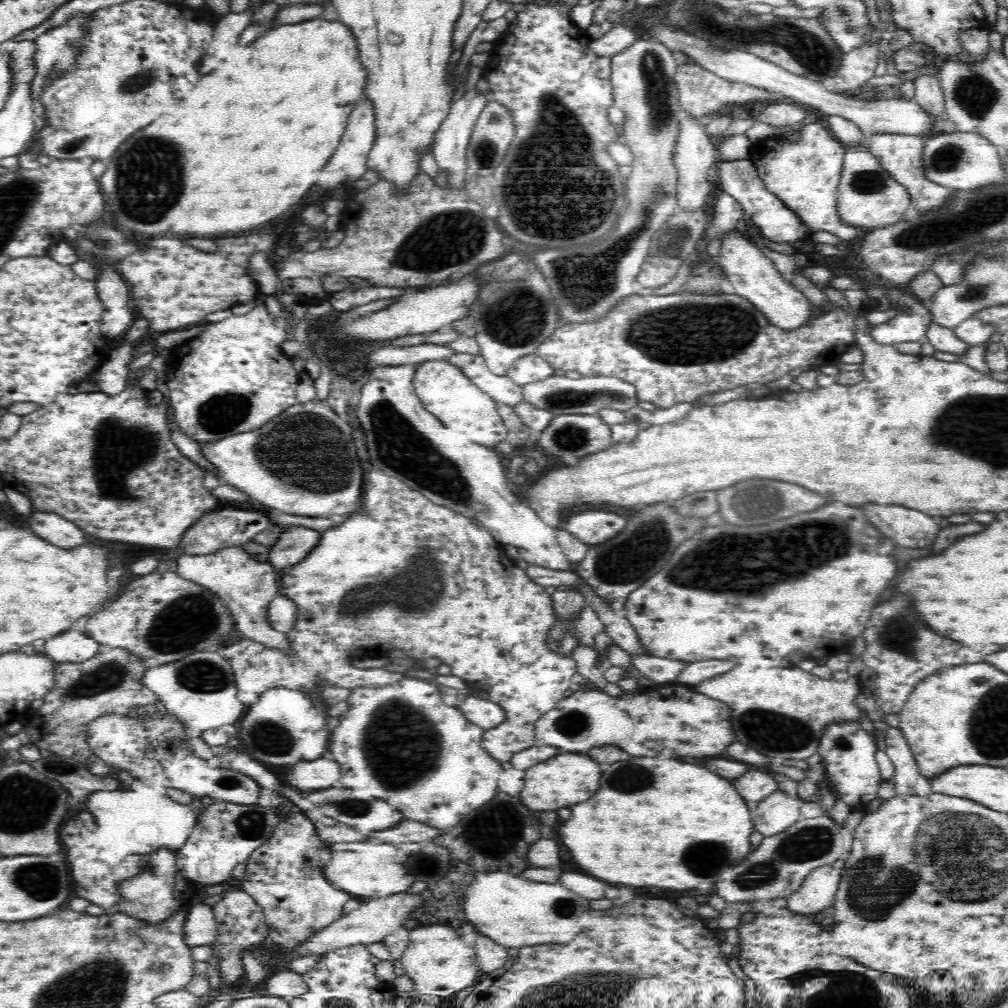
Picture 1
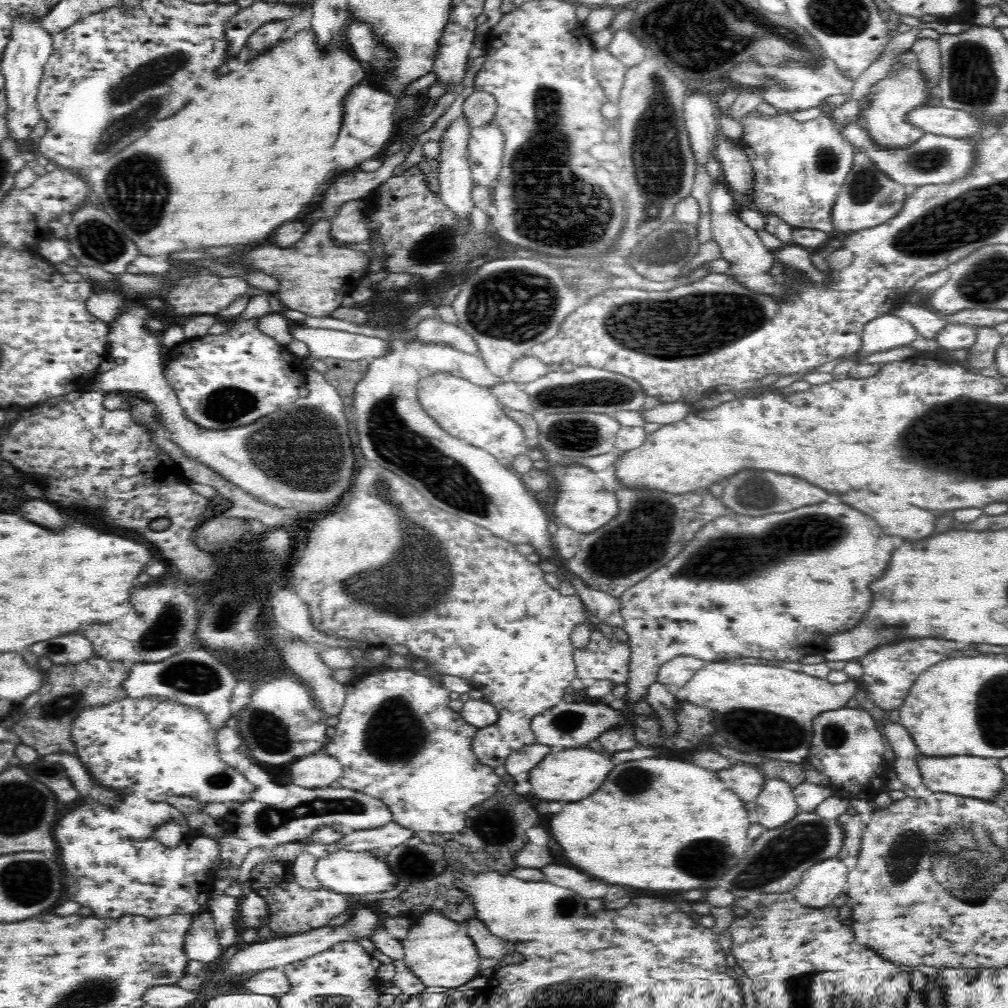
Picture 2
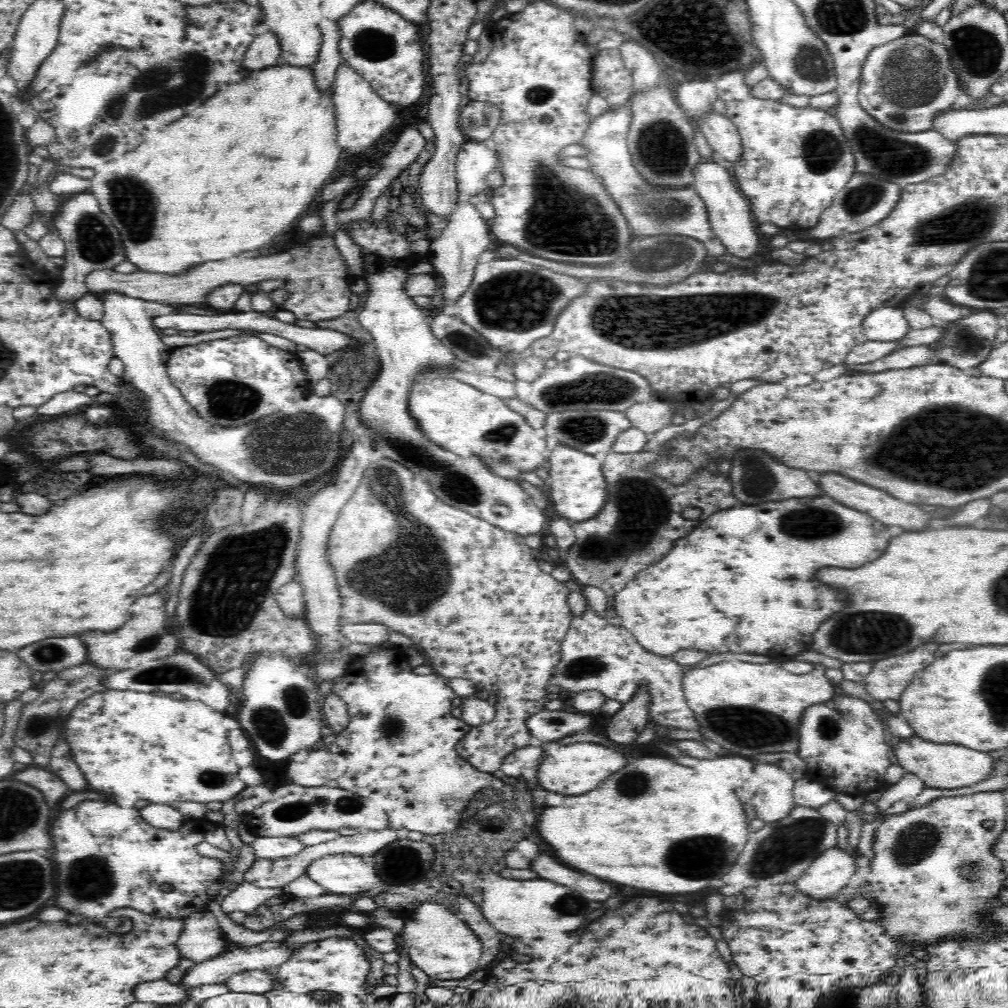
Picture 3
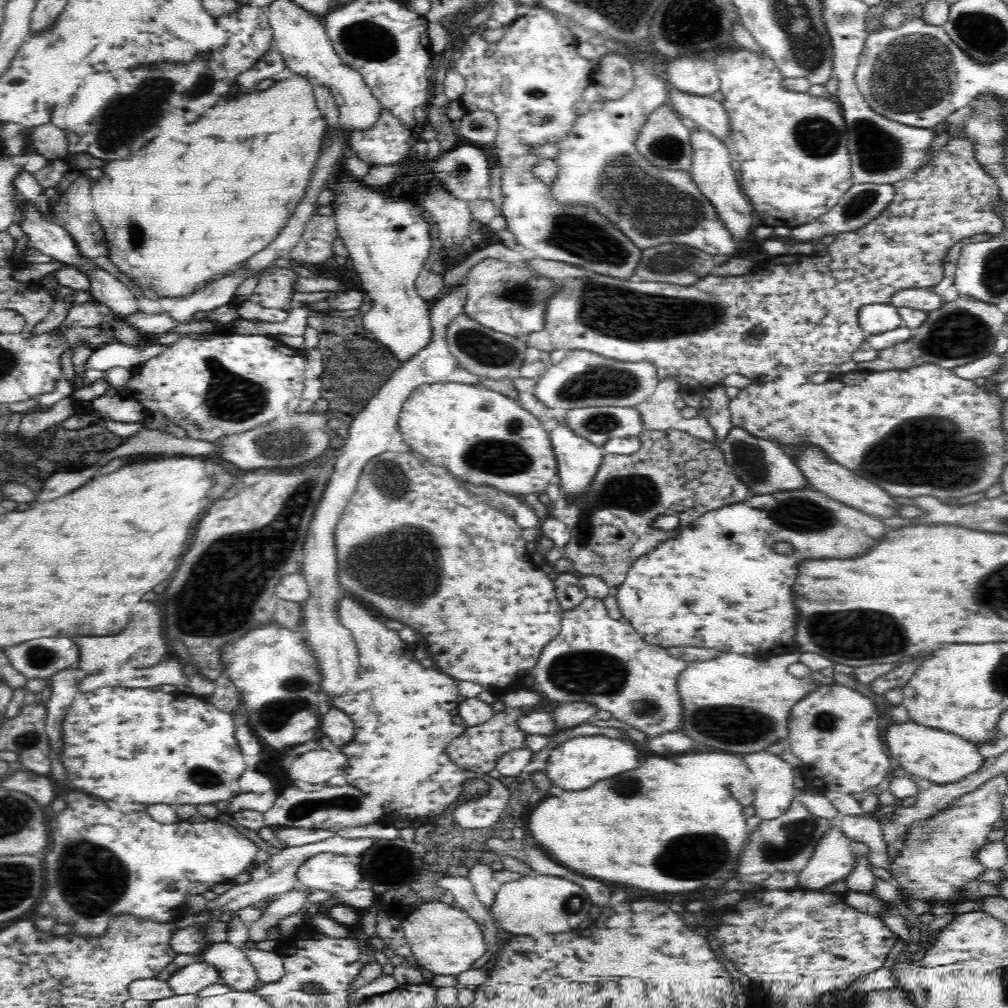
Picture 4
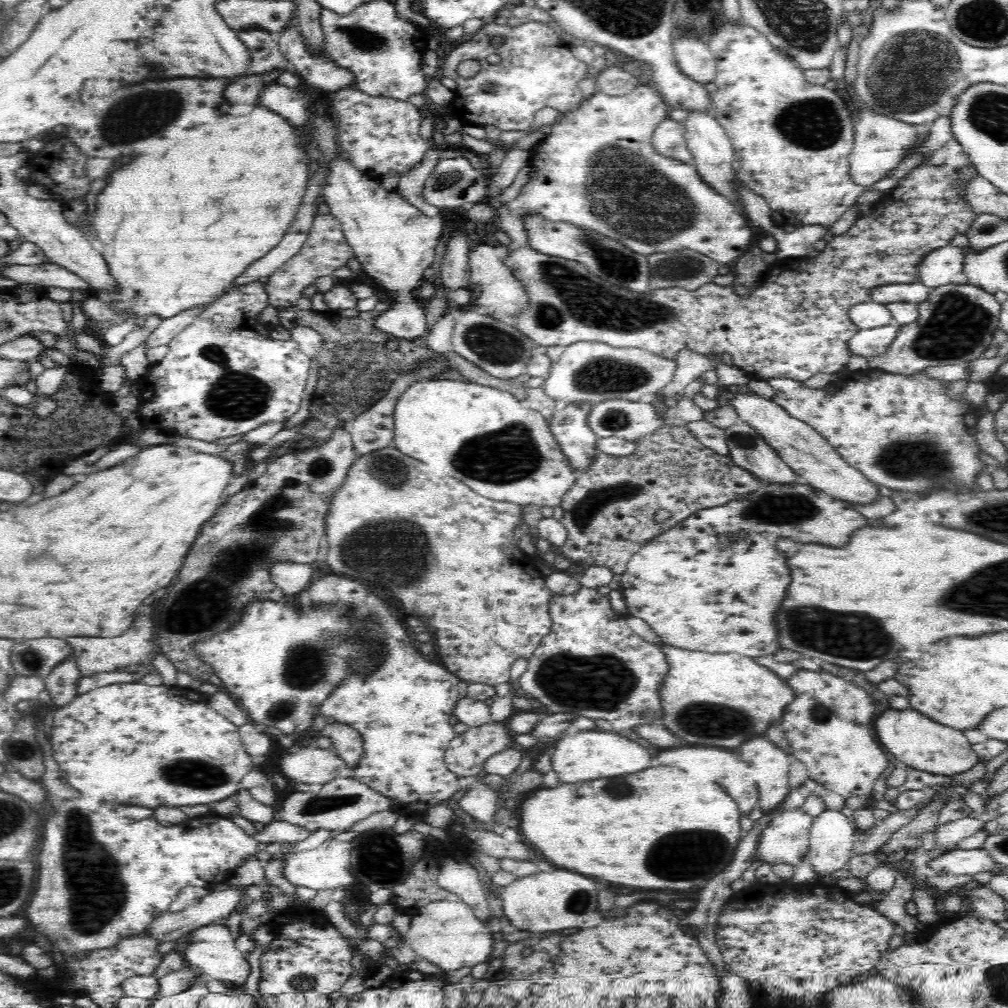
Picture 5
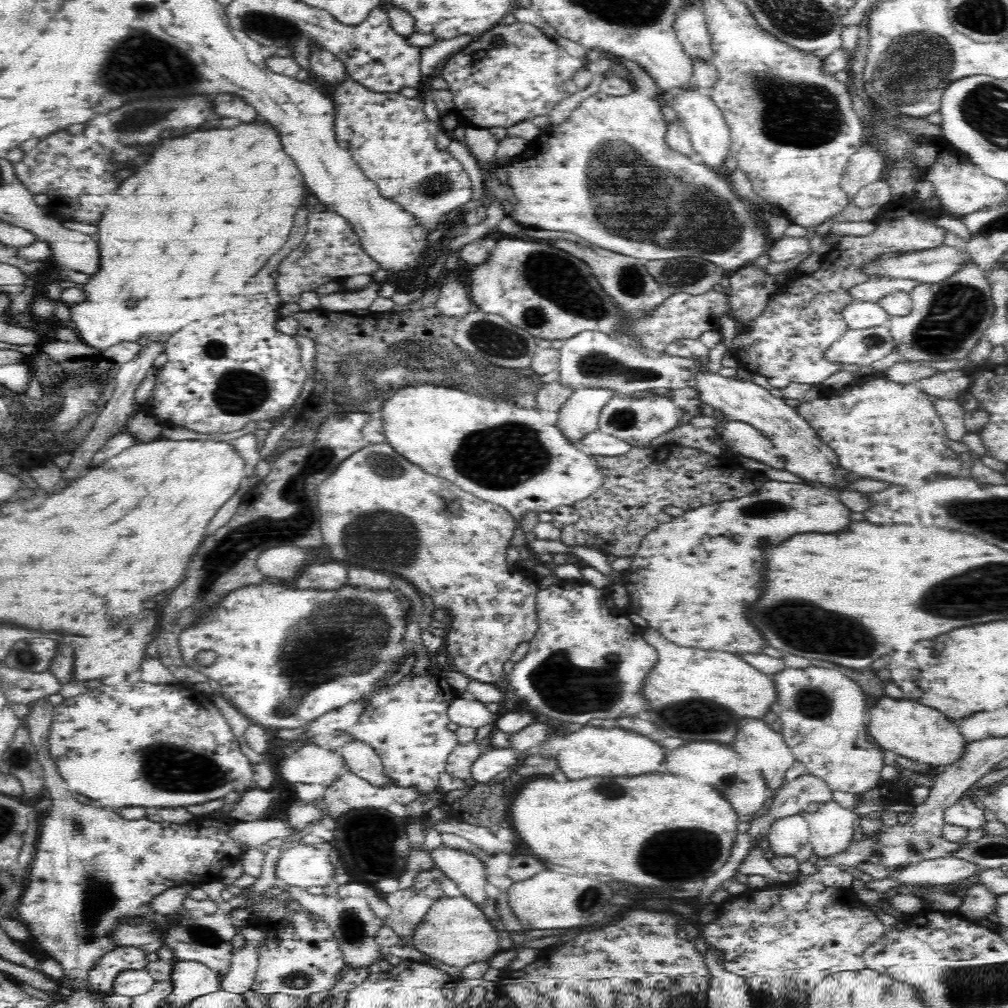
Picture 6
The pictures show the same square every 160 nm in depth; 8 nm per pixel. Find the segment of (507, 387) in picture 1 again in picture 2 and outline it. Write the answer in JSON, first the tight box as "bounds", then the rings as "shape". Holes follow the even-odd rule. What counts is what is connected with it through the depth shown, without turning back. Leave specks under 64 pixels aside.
{"bounds":[352,340,554,560],"shape":[[[387,340],[389,349],[386,354],[373,358],[369,363],[367,376],[358,382],[353,398],[352,423],[358,432],[358,446],[363,456],[376,462],[383,469],[388,469],[402,477],[410,485],[416,487],[430,504],[476,523],[490,530],[496,536],[514,544],[528,543],[535,547],[535,552],[542,560],[548,560],[554,552],[552,536],[548,532],[548,516],[534,500],[534,494],[524,488],[524,483],[512,467],[502,466],[495,456],[481,447],[448,434],[422,408],[417,397],[417,384],[425,377],[444,372],[458,378],[464,378],[478,386],[490,388],[493,384],[508,381],[506,377],[498,377],[490,373],[487,364],[481,356],[466,354],[451,346],[438,343],[422,343],[414,340]]]}

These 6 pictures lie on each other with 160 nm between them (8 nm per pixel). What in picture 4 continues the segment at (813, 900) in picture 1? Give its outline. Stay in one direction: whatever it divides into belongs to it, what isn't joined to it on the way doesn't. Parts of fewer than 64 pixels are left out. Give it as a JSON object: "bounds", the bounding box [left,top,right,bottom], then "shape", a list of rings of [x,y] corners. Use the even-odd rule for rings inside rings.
{"bounds":[798,823,857,889],"shape":[[[831,823],[832,826],[817,842],[808,865],[798,873],[798,886],[804,886],[802,889],[823,889],[845,879],[857,866],[851,840],[844,835],[840,825]]]}

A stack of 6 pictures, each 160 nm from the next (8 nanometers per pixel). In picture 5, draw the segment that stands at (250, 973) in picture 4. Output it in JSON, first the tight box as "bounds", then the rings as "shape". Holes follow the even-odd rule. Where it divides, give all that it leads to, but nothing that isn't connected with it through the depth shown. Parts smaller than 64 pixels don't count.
{"bounds":[183,922,250,987],"shape":[[[223,922],[201,926],[195,928],[189,934],[190,942],[183,955],[189,966],[208,974],[214,980],[221,980],[225,984],[234,984],[241,987],[250,974],[250,965],[246,960],[245,953],[234,947],[235,939],[230,928]]]}

